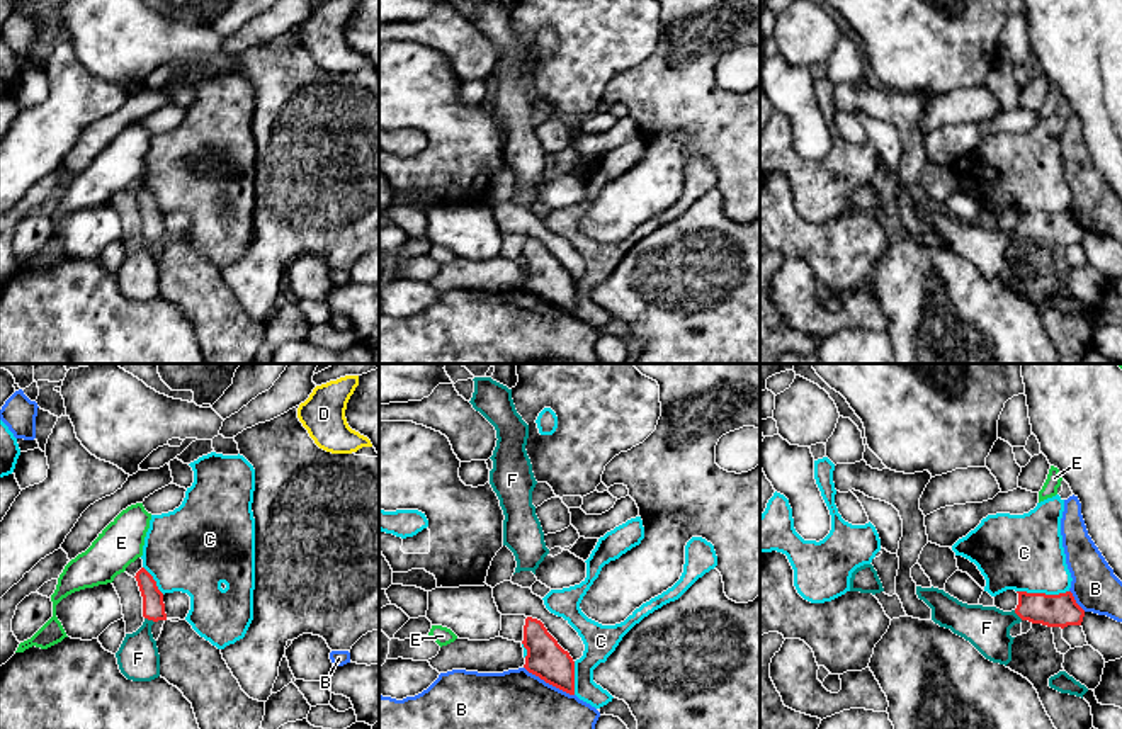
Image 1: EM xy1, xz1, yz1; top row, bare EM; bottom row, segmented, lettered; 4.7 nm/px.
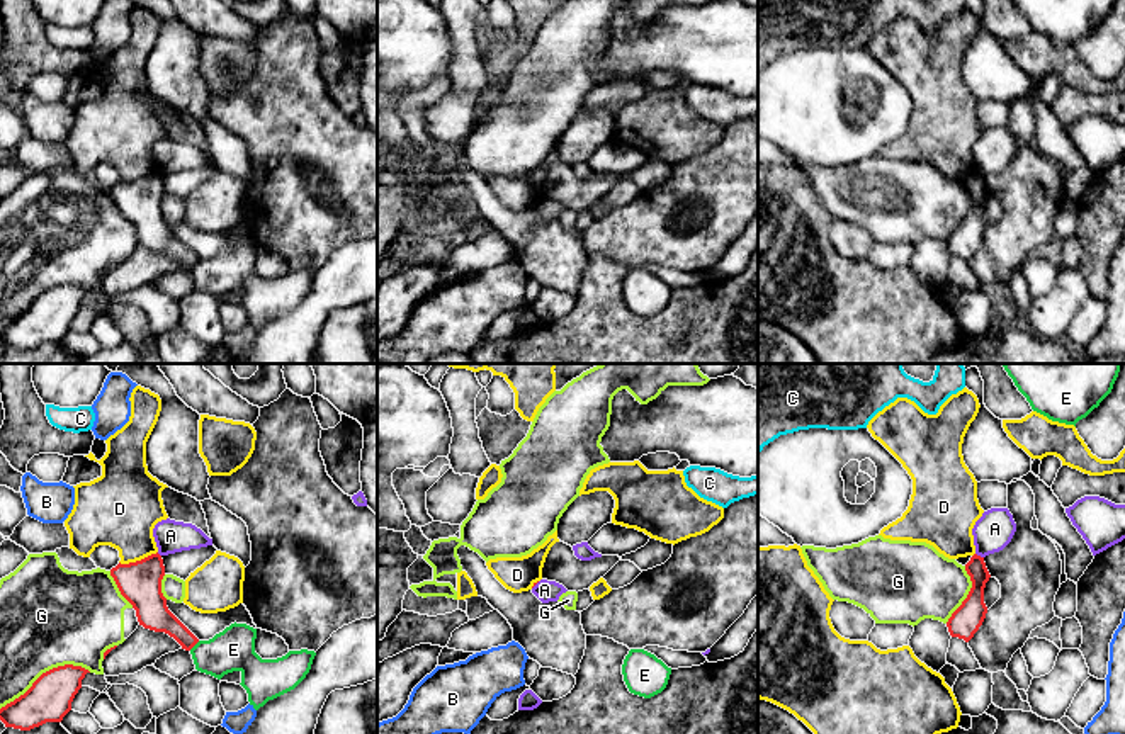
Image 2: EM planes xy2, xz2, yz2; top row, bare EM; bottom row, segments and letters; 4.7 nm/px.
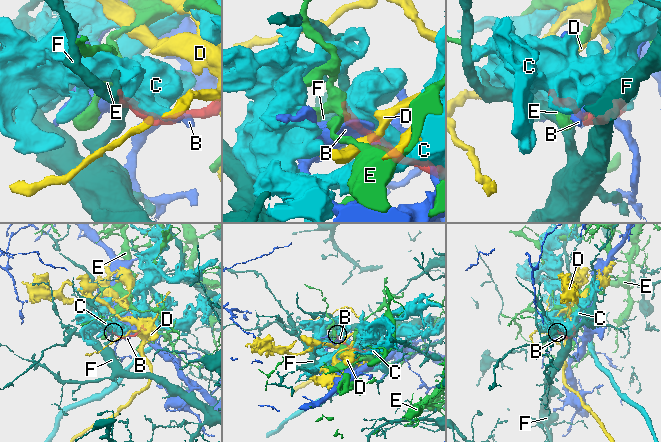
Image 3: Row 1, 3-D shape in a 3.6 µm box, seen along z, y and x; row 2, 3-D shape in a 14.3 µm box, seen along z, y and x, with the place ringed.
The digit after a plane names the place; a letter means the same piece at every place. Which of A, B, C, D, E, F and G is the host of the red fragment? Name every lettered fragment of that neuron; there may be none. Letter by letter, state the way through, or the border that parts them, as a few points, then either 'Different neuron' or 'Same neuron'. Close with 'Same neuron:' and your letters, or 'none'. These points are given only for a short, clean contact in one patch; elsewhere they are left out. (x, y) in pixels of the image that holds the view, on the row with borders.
A: Boundary: yz2 (976, 553), (983, 558). Different neuron
B: Different neuron
C: Boundary: yz1 (1017, 590), (1068, 592). Different neuron
D: Different neuron
E: Different neuron
F: Path across: xy1 (153, 609), (150, 619), (138, 658). Same neuron
G: Different neuron
Same neuron: F

